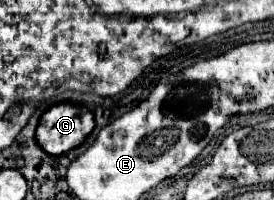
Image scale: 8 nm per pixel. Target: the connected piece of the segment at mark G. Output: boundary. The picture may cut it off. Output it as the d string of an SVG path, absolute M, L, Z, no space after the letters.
M58 103L50 107L36 127L36 141L48 155L62 155L78 145L94 129L94 115L80 105Z

